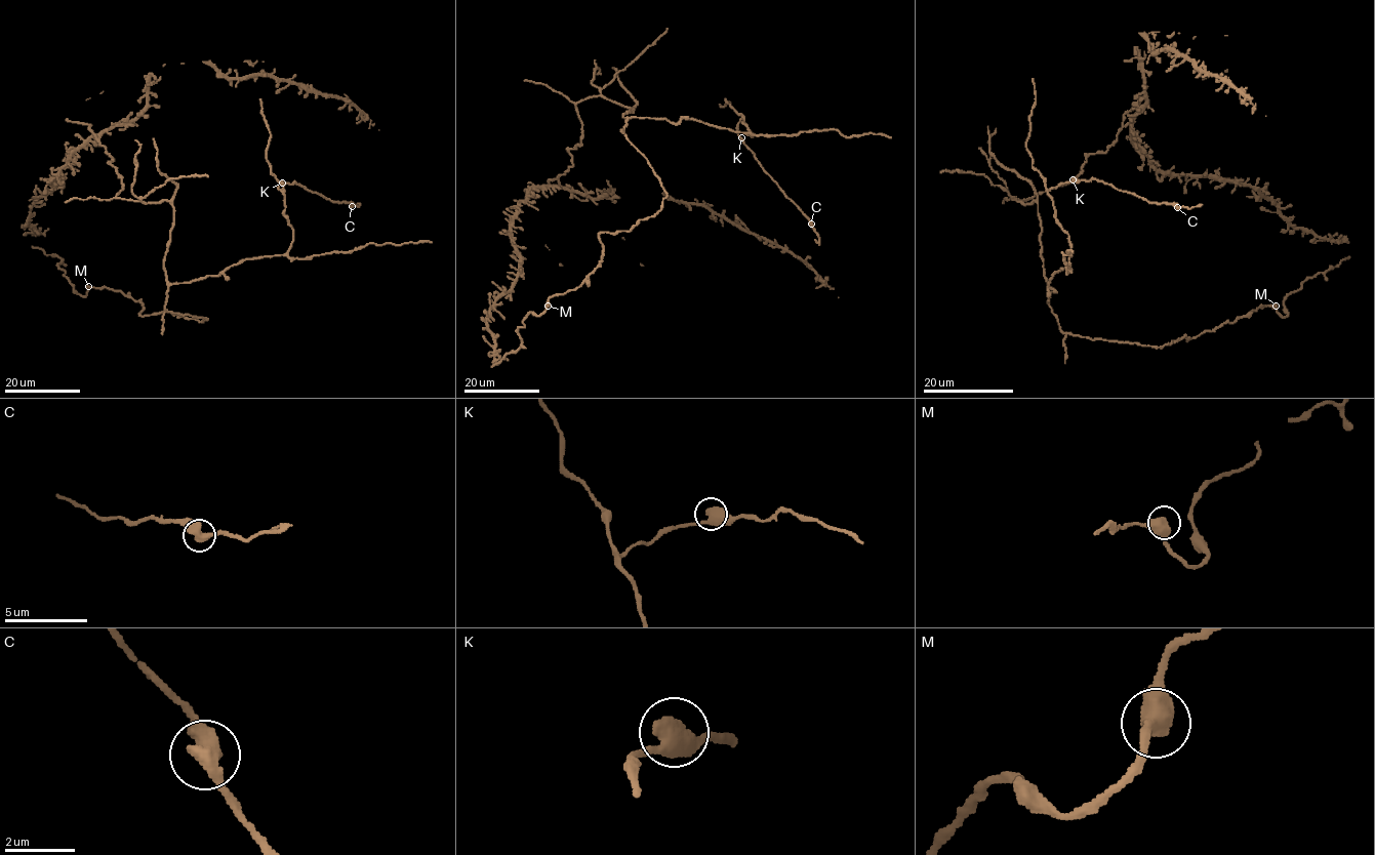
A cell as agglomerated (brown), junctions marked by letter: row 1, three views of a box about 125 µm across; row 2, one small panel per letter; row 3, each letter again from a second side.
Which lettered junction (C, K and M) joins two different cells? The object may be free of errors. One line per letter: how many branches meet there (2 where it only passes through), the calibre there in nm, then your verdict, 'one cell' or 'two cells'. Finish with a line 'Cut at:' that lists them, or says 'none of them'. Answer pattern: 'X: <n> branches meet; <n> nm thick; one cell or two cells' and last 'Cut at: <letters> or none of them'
C: 2 branches meet; 500 nm thick; two cells
K: 2 branches meet; 500 nm thick; one cell
M: 2 branches meet; 500 nm thick; one cell
Cut at: C

